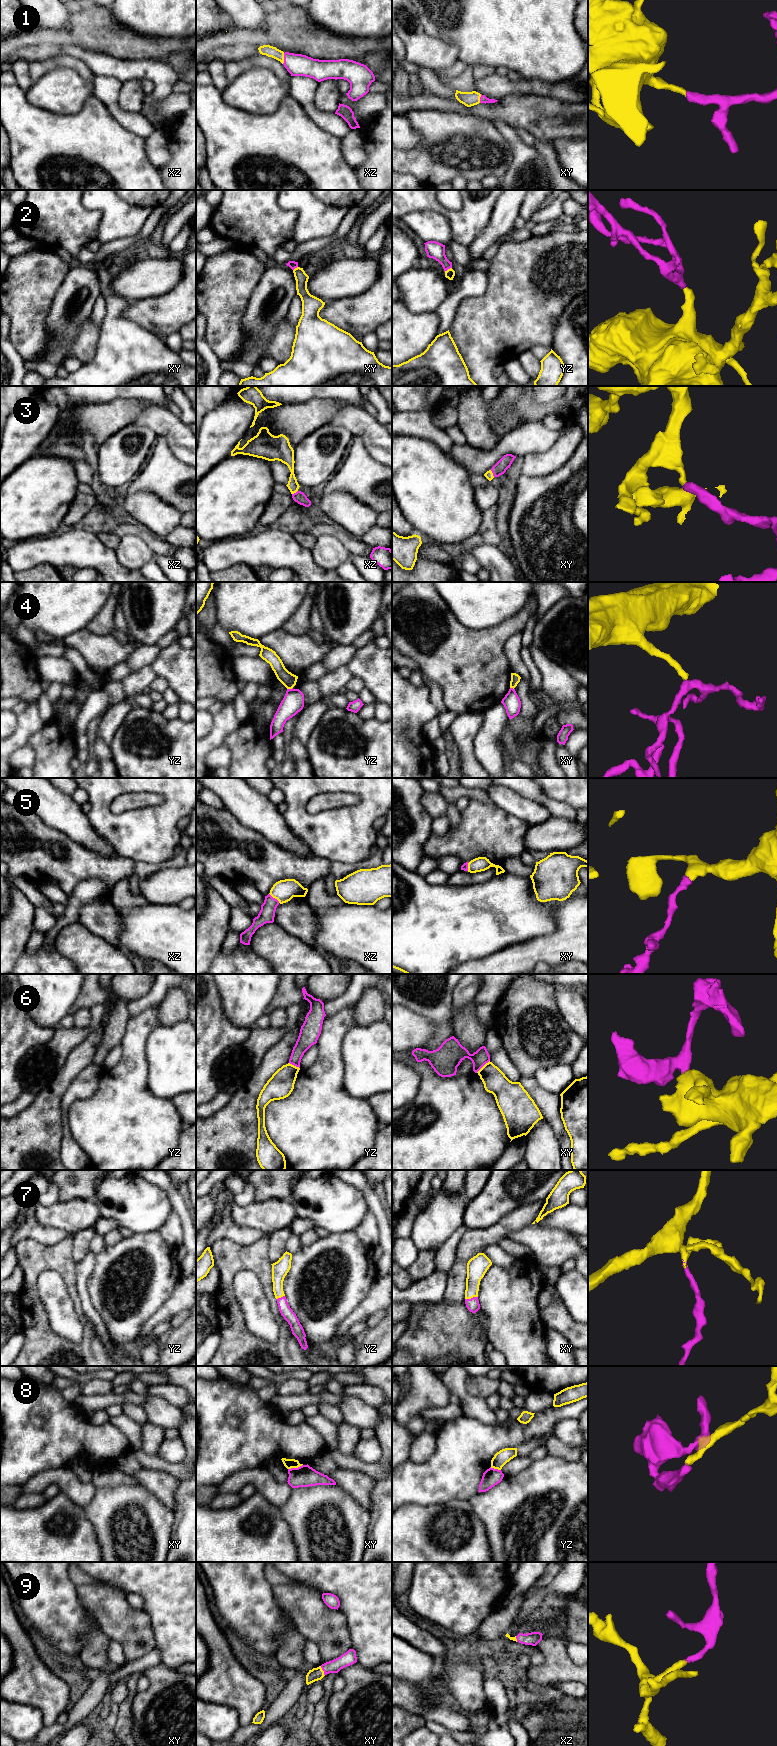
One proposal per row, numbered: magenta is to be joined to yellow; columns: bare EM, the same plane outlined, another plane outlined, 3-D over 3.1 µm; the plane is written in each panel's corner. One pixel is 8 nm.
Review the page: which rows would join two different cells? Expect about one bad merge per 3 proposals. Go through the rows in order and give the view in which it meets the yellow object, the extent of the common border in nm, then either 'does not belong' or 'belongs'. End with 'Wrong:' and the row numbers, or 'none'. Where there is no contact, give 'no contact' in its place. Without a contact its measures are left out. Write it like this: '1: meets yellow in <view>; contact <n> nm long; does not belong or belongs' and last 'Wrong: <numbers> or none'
1: meets yellow in xz; contact 90 nm long; belongs
2: meets yellow in yz; contact 70 nm long; belongs
3: meets yellow in xy; contact 70 nm long; belongs
4: meets yellow in yz; contact 50 nm long; does not belong
5: meets yellow in xz; contact 120 nm long; belongs
6: meets yellow in xy; contact 150 nm long; does not belong
7: meets yellow in xy; contact 110 nm long; belongs
8: meets yellow in xy; contact 130 nm long; does not belong
9: meets yellow in xy; contact 90 nm long; belongs
Wrong: 4, 6, 8

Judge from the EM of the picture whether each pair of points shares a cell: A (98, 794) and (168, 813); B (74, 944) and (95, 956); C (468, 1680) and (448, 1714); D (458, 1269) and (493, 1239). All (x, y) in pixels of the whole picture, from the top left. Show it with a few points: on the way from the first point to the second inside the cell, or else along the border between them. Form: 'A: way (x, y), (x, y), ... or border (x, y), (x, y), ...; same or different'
A: way (108, 814), (114, 820), (148, 820); same
B: way (79, 944), (90, 953); same
C: border (434, 1691), (444, 1695), (470, 1718); different
D: way (461, 1259), (483, 1239); same

